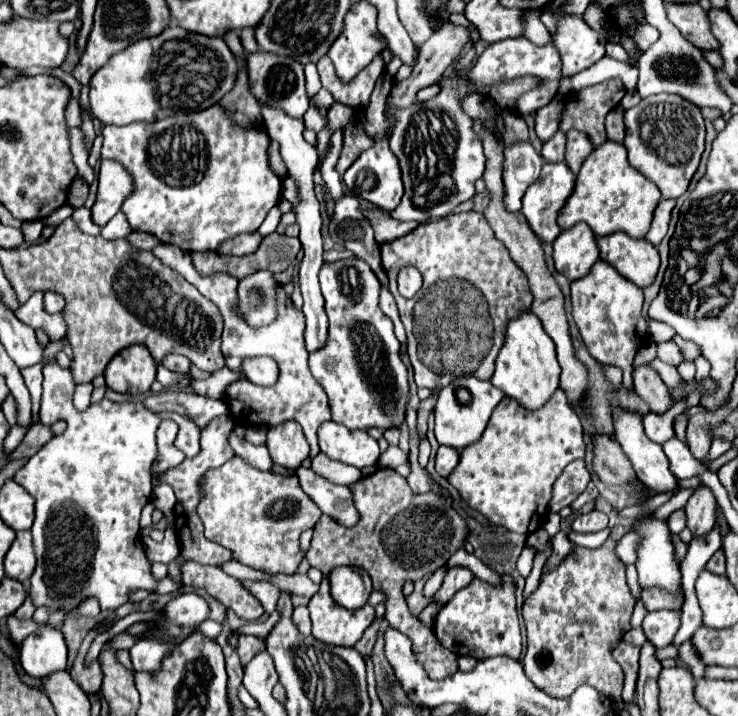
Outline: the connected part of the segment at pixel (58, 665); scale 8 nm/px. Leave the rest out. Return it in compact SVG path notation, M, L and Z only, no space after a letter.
M42 628L20 644L20 664L28 676L44 678L48 672L66 670L66 642L60 630Z

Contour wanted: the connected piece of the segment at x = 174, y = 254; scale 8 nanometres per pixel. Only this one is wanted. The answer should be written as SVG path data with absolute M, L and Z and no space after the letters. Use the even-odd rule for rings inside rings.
M158 244L156 248L152 248L152 254L162 264L166 264L172 270L176 270L178 274L182 274L190 284L194 284L208 300L212 300L218 306L218 310L224 318L221 350L226 366L232 370L240 370L244 359L264 355L272 356L278 364L278 382L270 388L256 386L246 378L232 382L226 388L226 400L228 400L228 408L230 408L232 418L244 426L276 426L276 424L286 422L286 420L296 420L302 426L304 436L308 438L310 454L318 454L320 450L318 450L318 440L316 440L316 428L322 422L330 420L328 398L324 396L324 390L316 384L316 380L312 380L312 374L308 370L308 350L306 350L306 342L304 342L304 330L306 330L304 312L294 306L292 298L284 292L284 286L276 284L276 320L268 326L252 328L234 310L234 306L238 306L238 296L236 296L238 280L234 276L222 272L222 274L212 274L212 276L202 278L194 270L190 254L176 248L176 246Z

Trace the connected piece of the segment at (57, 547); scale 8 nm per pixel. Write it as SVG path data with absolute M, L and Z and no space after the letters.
M56 362L44 366L44 392L40 404L40 422L52 424L64 420L68 428L64 434L54 436L40 452L36 452L24 468L14 476L36 500L36 520L32 526L32 544L38 558L36 570L30 578L30 596L36 606L50 606L52 610L62 608L70 612L84 598L96 596L104 612L114 612L118 606L130 600L134 590L154 590L158 594L178 592L172 580L154 580L150 574L150 562L144 552L140 534L140 512L150 502L150 468L156 460L156 428L162 418L172 418L180 430L176 436L176 448L180 448L186 458L194 458L200 452L200 428L192 424L190 418L180 416L178 412L148 412L140 402L112 402L104 398L98 404L92 404L86 412L76 412L72 406L74 380L66 368L60 368Z

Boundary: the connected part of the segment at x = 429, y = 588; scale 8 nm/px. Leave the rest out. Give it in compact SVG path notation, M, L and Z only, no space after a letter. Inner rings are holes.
M444 564L442 568L438 568L438 570L430 576L430 580L428 580L426 586L424 586L424 594L426 594L426 596L432 596L432 594L442 586L444 576L446 576L446 564Z

